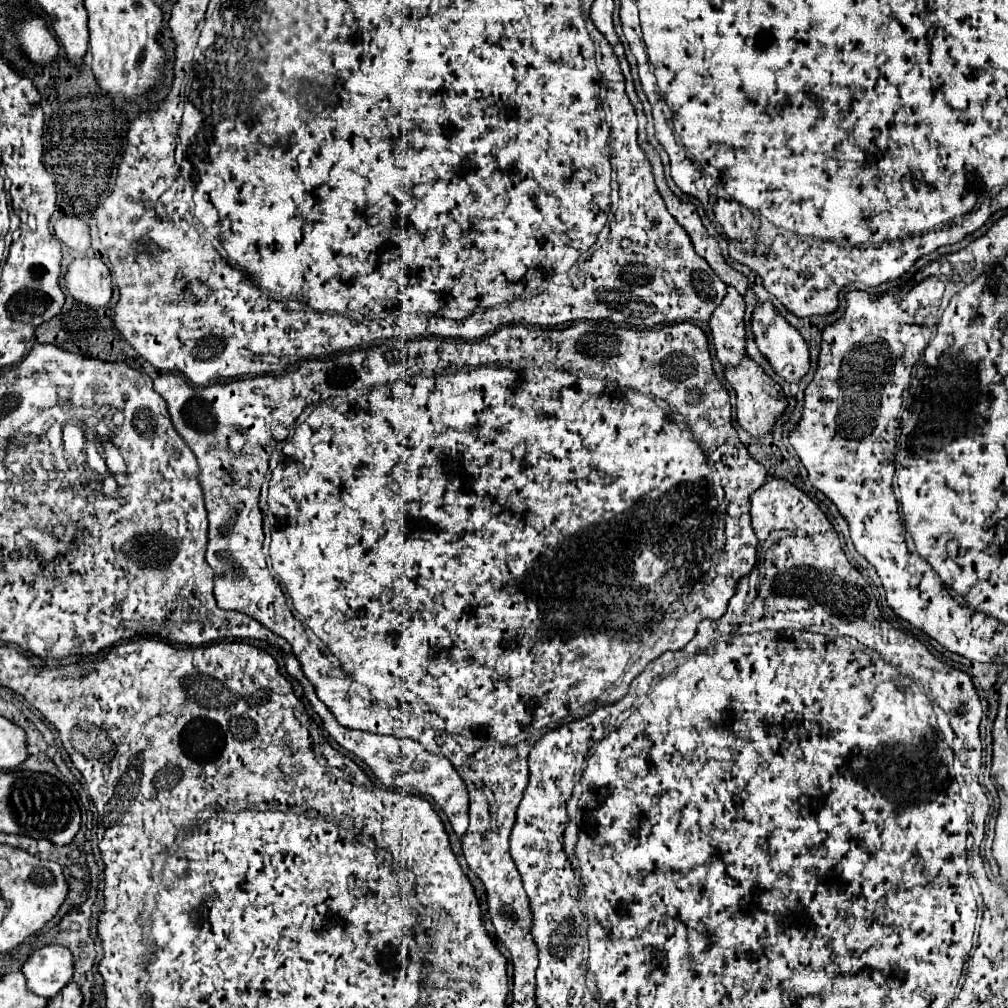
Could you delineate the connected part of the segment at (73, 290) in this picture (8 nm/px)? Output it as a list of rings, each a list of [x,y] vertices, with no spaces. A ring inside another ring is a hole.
[[[79,256],[65,272],[67,292],[89,306],[105,306],[111,300],[111,272],[101,258]]]

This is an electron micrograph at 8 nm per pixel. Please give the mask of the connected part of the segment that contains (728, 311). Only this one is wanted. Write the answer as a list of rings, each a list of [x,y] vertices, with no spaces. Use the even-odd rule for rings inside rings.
[[[727,286],[727,294],[709,318],[711,338],[715,344],[715,356],[723,366],[741,362],[745,354],[745,328],[743,328],[745,302],[733,286]]]

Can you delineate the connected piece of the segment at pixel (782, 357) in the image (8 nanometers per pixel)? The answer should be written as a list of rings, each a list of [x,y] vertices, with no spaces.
[[[761,302],[755,306],[751,316],[751,330],[755,336],[755,344],[765,354],[765,358],[771,362],[775,372],[779,372],[787,382],[799,382],[803,374],[809,370],[809,350],[803,340],[803,336],[793,328],[771,302]]]

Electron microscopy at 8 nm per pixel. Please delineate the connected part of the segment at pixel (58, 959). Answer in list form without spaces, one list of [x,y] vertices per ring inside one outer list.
[[[49,944],[37,948],[21,966],[25,974],[27,988],[33,994],[51,998],[63,986],[71,982],[73,976],[73,956],[65,946]]]

